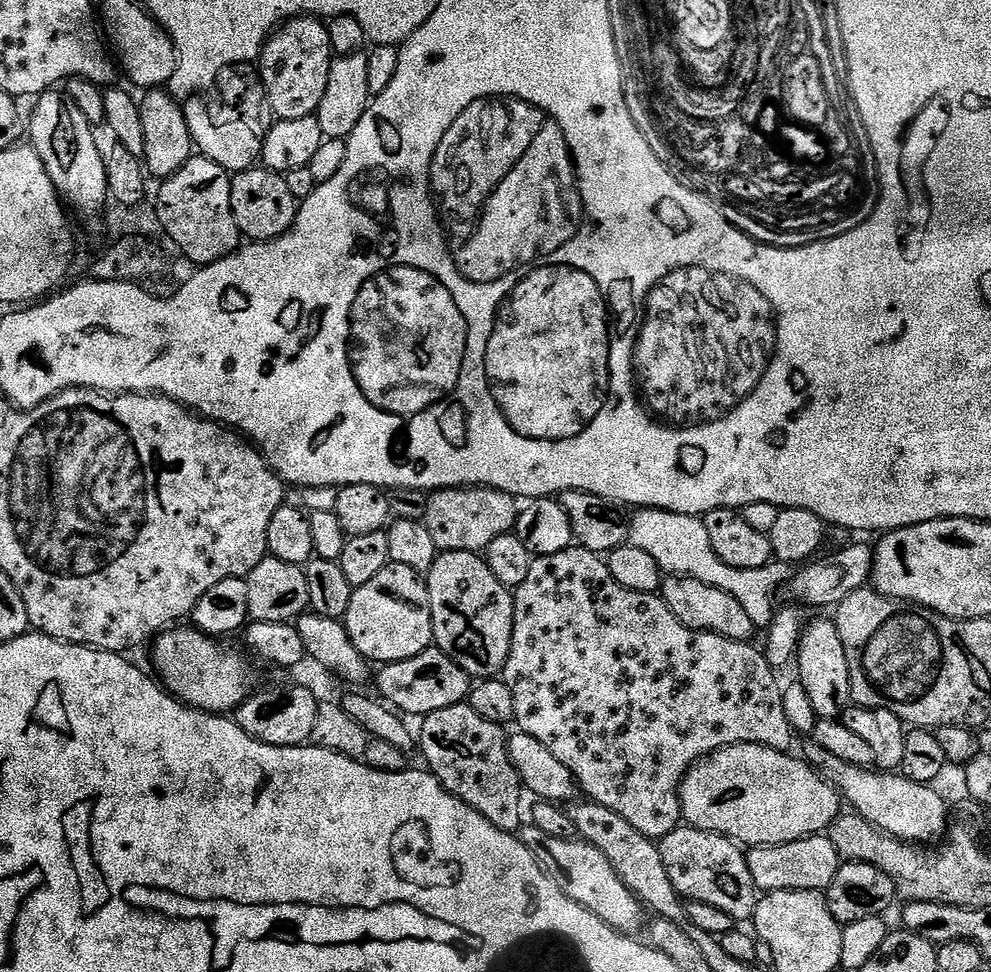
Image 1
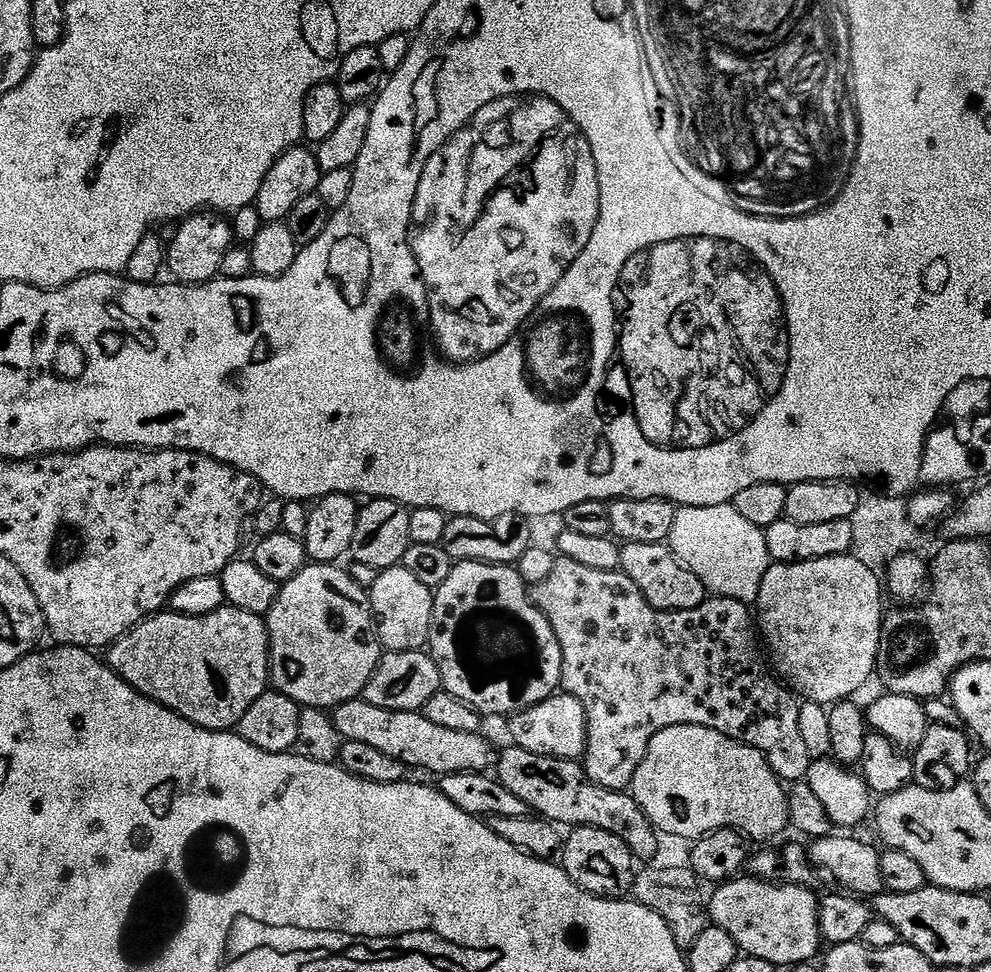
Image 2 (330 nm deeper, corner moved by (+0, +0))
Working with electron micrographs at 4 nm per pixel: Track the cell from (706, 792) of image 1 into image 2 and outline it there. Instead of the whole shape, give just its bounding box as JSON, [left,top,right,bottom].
[630,724,789,842]

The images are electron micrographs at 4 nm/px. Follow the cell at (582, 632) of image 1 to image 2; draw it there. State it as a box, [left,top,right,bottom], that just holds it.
[531,558,813,792]

